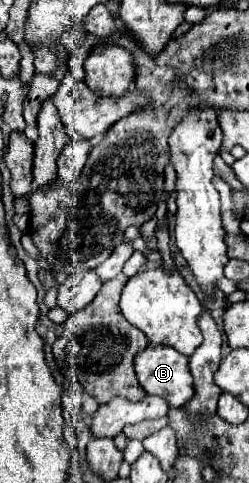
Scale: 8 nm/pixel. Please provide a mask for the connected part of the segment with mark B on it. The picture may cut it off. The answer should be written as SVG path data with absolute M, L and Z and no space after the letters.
M149 346L135 358L135 372L141 388L151 396L161 396L169 408L181 408L193 398L193 376L187 358L169 346Z

